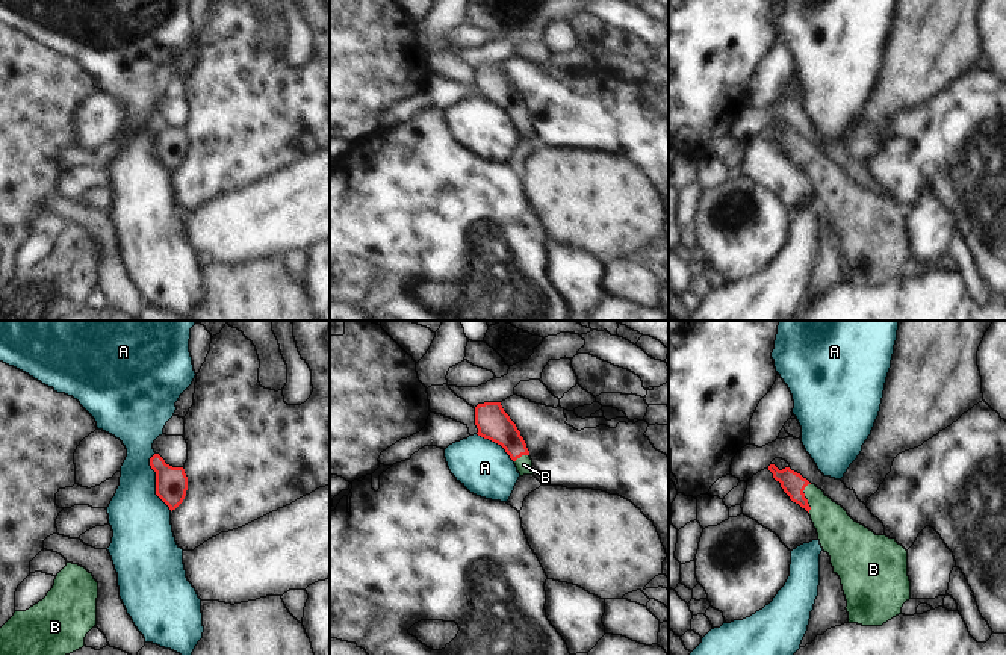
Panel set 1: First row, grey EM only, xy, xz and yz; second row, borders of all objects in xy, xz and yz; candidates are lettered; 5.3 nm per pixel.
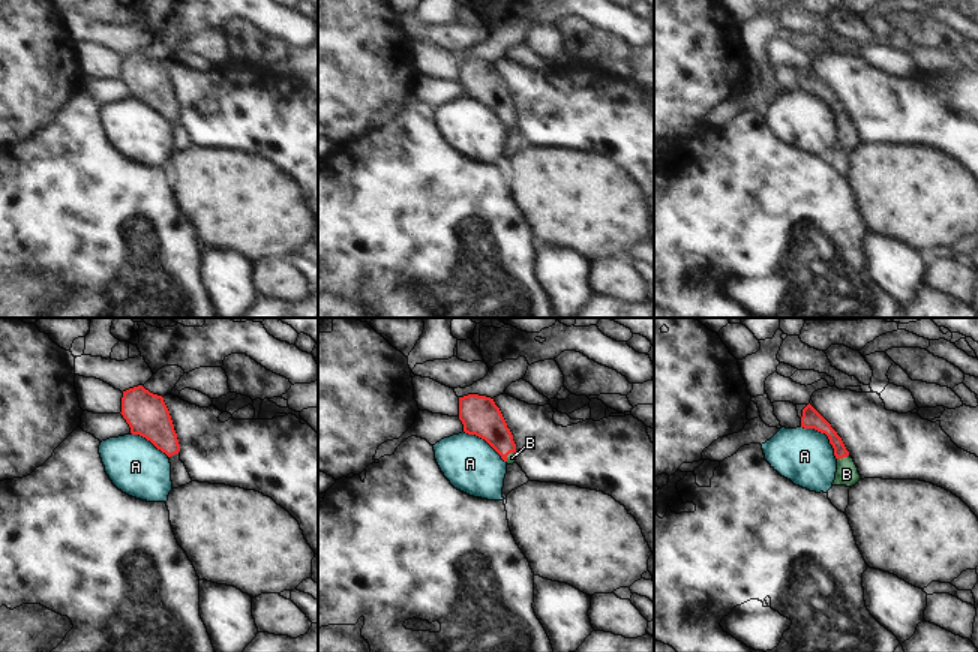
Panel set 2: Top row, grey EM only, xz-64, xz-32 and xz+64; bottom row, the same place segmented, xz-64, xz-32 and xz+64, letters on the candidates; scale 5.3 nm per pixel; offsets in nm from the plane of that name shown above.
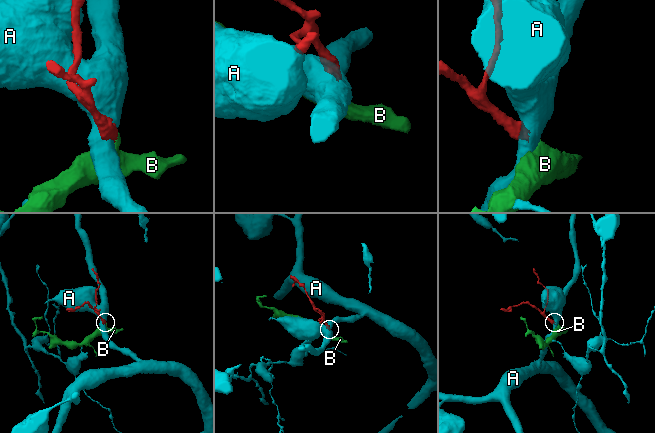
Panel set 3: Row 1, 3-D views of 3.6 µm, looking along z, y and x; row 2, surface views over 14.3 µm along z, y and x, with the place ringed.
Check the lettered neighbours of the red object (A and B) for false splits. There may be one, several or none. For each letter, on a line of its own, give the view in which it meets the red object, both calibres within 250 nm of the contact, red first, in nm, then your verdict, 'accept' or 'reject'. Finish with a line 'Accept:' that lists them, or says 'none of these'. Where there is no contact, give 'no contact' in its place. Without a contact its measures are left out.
A: contact in xy; calibres 180 and 320 nm; reject
B: contact in yz; calibres 120 and 220 nm; accept
Accept: B

